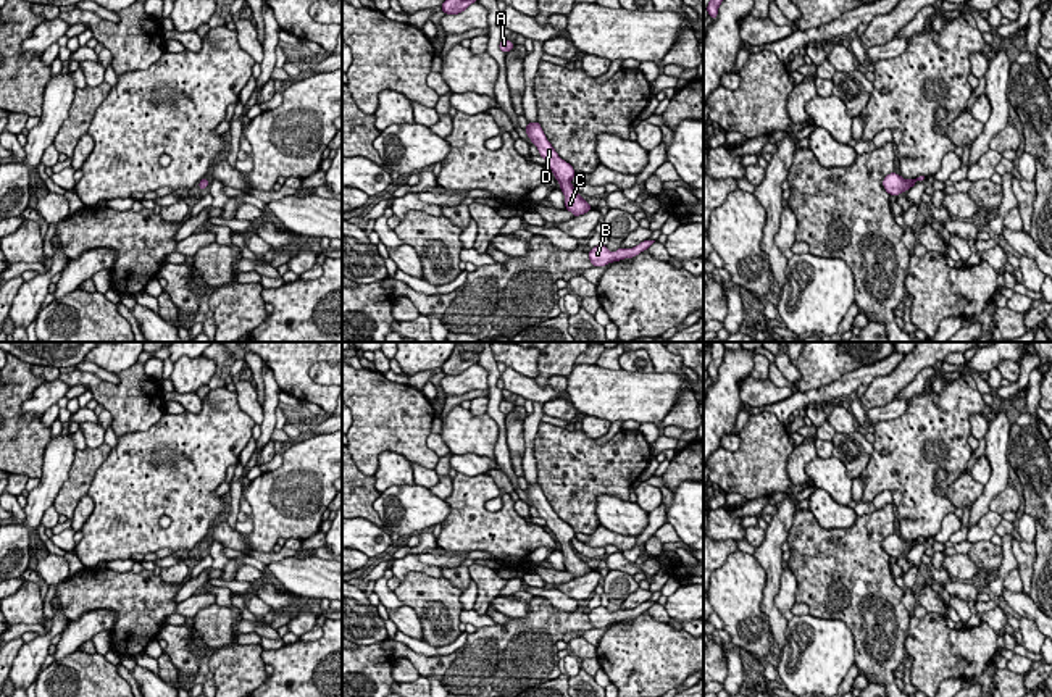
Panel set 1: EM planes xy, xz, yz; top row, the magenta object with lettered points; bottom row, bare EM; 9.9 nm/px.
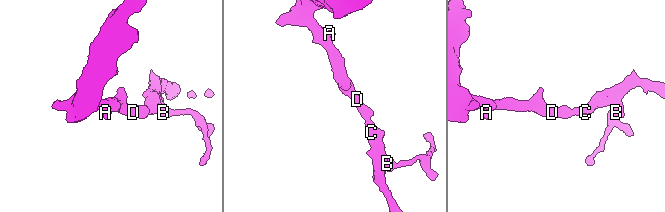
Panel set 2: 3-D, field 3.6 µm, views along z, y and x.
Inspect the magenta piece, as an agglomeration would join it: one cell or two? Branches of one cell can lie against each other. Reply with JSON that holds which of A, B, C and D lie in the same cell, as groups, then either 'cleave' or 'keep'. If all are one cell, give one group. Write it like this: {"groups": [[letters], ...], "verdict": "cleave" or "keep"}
{"groups": [["A", "B", "C", "D"]], "verdict": "keep"}

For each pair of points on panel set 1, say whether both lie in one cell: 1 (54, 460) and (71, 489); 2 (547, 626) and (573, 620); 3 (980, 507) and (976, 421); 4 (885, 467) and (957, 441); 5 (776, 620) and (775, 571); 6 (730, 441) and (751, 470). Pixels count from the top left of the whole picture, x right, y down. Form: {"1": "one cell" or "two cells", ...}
{"1": "two cells", "2": "one cell", "3": "two cells", "4": "one cell", "5": "one cell", "6": "two cells"}

